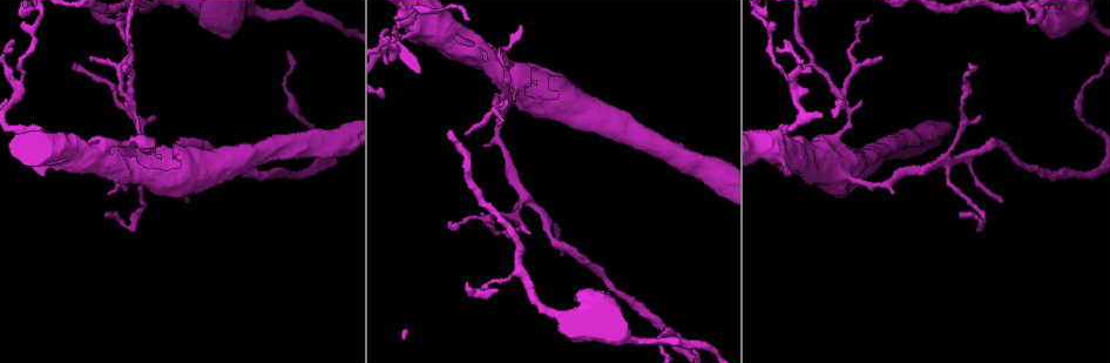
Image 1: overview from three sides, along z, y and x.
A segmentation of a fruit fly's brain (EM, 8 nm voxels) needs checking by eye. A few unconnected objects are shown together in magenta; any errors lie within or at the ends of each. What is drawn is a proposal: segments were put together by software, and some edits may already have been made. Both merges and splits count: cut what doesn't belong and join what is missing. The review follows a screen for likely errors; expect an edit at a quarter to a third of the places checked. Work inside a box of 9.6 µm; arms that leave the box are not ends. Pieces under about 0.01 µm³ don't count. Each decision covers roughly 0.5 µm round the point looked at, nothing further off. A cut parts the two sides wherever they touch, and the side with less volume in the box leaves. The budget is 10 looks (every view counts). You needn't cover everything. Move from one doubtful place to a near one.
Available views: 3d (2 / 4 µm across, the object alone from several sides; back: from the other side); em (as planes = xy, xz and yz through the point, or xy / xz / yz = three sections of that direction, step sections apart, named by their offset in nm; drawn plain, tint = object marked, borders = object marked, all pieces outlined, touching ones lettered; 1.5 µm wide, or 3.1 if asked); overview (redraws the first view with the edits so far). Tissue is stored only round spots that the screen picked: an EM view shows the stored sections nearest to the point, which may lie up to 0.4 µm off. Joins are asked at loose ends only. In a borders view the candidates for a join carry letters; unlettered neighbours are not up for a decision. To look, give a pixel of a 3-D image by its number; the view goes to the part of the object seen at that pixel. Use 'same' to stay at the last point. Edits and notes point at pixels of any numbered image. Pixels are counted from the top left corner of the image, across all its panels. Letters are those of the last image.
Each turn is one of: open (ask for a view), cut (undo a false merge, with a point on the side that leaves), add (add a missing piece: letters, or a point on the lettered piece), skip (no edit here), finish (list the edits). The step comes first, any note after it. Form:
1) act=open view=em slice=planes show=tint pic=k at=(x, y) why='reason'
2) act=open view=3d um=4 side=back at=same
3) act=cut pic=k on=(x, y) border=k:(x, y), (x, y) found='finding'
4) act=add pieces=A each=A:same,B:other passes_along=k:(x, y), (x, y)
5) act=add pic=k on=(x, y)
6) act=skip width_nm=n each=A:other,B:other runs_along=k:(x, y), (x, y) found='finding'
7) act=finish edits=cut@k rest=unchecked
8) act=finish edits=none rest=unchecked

act=open view=3d um=4 pic=1 at=(980, 223) why='abrupt turn'

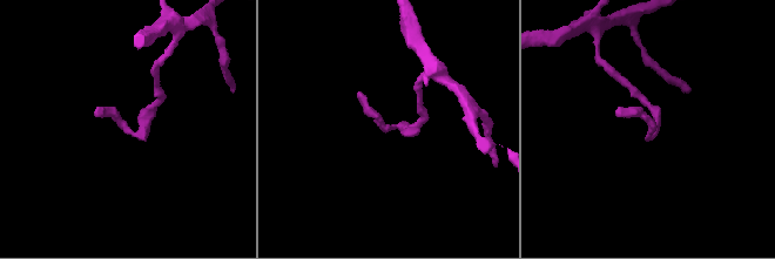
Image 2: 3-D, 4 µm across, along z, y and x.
act=open view=em slice=yz step=4 show=tint pic=2 at=(654, 133)

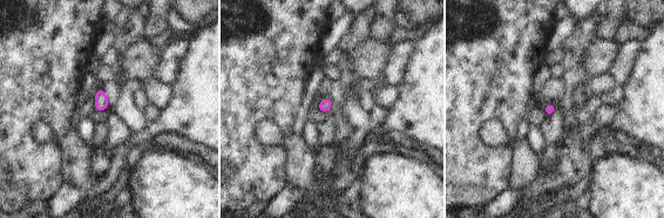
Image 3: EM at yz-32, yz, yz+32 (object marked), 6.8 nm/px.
act=open view=em slice=planes show=borders at=same

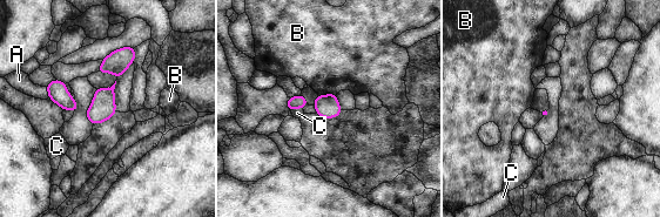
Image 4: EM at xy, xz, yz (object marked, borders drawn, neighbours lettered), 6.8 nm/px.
act=skip width_nm=60 each=A:other,B:other,C:other border=4:(336, 93), (318, 95) found='one cell here'

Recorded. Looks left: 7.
act=open view=em slice=xy step=8 show=borders pic=1 at=(879, 57) why='free end'

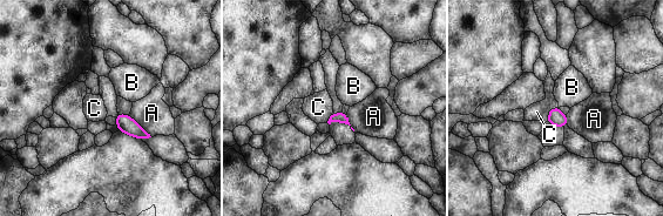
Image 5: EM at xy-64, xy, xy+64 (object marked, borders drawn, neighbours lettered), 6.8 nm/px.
act=open view=em slice=planes show=borders at=same

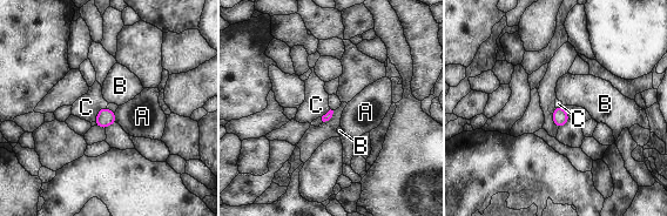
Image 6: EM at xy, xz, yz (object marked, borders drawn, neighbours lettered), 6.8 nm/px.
act=skip each=A:other,B:other,C:other border=6:(106, 106), (99, 110), (93, 121) found='no lettered piece goes on from it'

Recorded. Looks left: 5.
act=open view=em slice=xz step=8 show=tint pic=1 at=(130, 99) why='three arms meet'

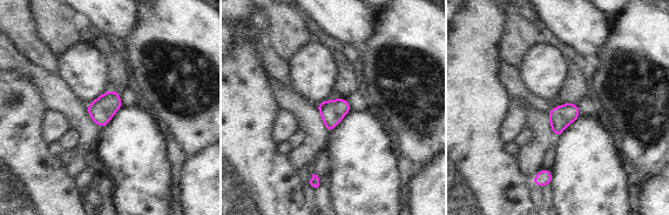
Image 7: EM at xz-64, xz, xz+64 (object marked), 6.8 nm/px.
act=open view=em slice=planes show=tint at=same why='another direction'

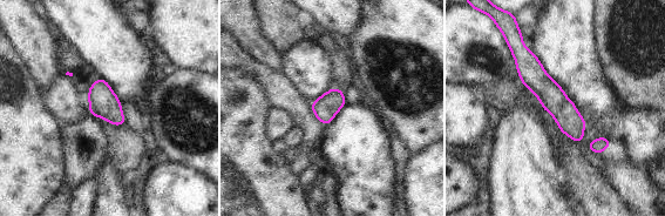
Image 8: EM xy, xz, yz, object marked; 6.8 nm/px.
act=open view=em slice=planes show=borders at=same why='see the neighbours'

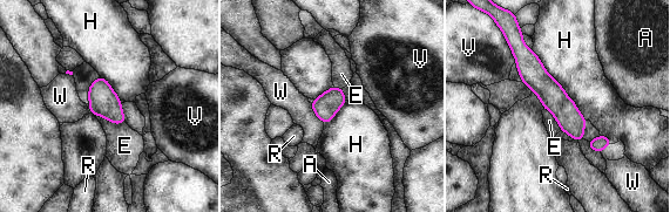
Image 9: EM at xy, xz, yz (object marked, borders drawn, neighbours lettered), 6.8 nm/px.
act=skip each=A:other,E:other,H:other,R:other,V:other,W:other border=9:(532, 49), (587, 120) found='continuous, no second cell'

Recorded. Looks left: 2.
act=finish edits=none rest=unchecked

